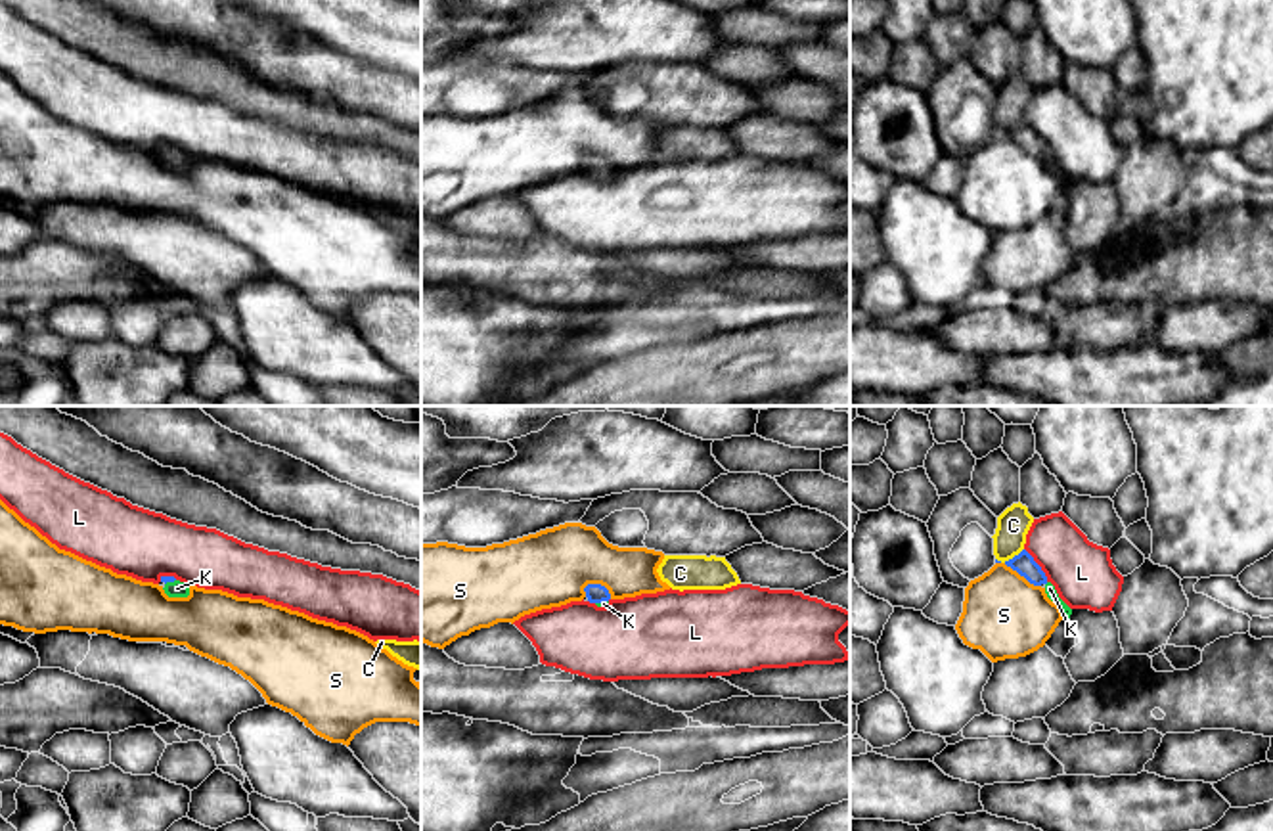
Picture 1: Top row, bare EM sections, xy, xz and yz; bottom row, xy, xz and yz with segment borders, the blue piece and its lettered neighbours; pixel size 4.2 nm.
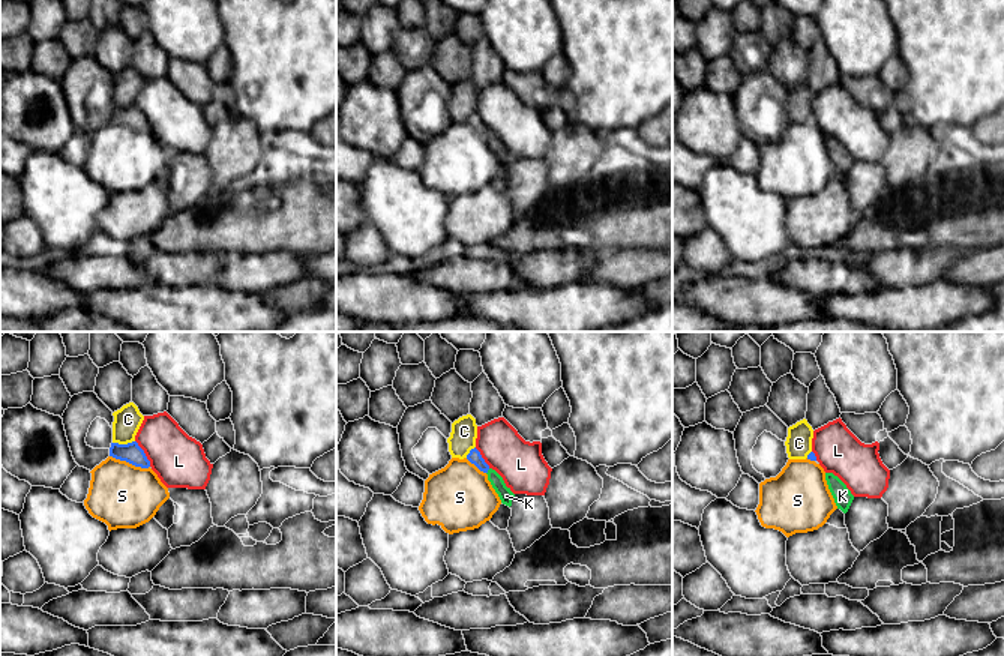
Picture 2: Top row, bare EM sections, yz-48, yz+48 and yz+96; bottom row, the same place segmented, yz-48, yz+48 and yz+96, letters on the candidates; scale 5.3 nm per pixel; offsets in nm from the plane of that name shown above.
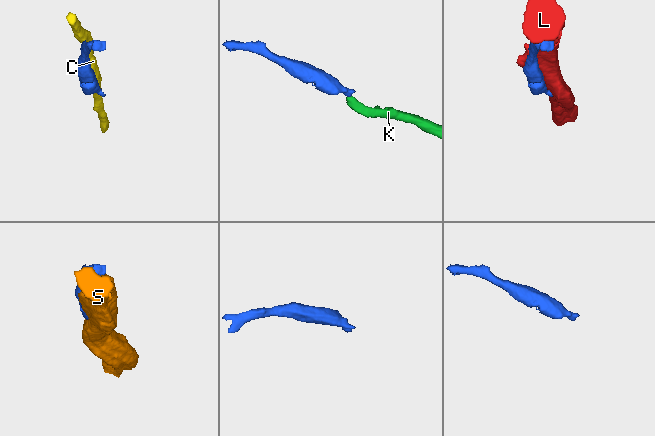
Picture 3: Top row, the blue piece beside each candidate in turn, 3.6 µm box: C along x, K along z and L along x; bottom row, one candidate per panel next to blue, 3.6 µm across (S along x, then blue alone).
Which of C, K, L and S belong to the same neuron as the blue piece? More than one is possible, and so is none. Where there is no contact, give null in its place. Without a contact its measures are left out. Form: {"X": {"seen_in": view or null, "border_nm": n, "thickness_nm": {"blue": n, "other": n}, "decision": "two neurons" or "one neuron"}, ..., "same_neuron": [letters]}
{"C": {"seen_in": "yz", "border_nm": 130, "thickness_nm": {"blue": 90, "other": 140}, "decision": "two neurons"}, "K": {"seen_in": "xz", "border_nm": 60, "thickness_nm": {"blue": 80, "other": 20}, "decision": "one neuron"}, "L": {"seen_in": "yz", "border_nm": 170, "thickness_nm": {"blue": 90, "other": 260}, "decision": "two neurons"}, "S": {"seen_in": "xz", "border_nm": 130, "thickness_nm": {"blue": 80, "other": 320}, "decision": "two neurons"}, "same_neuron": ["K"]}

